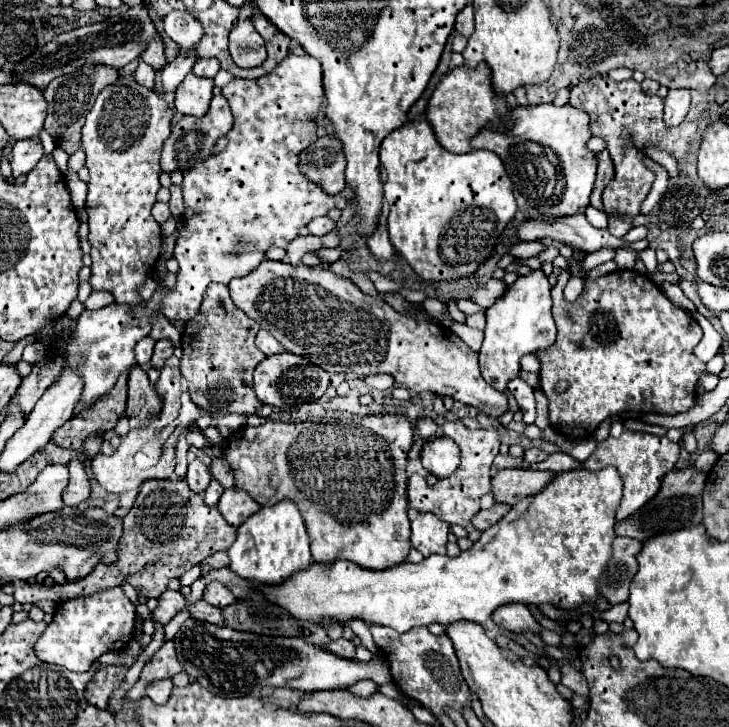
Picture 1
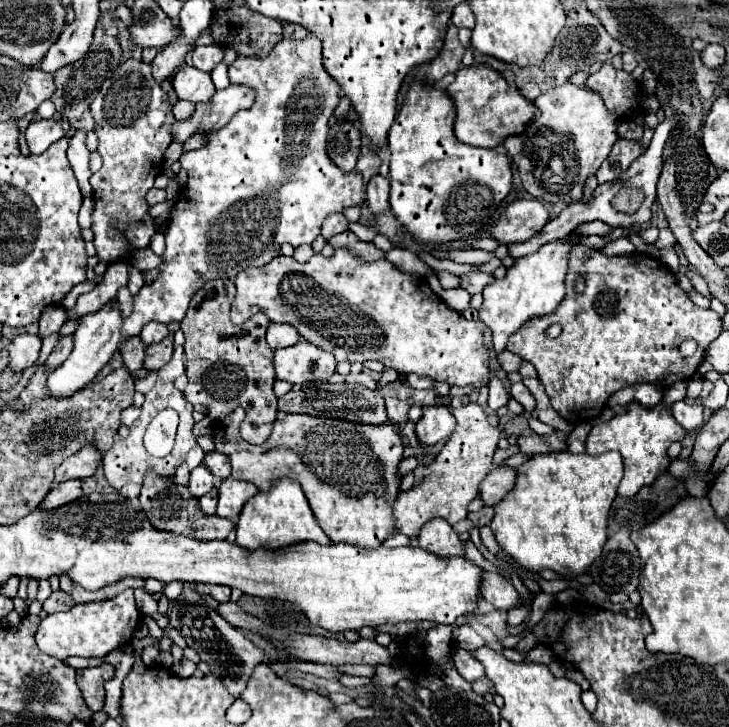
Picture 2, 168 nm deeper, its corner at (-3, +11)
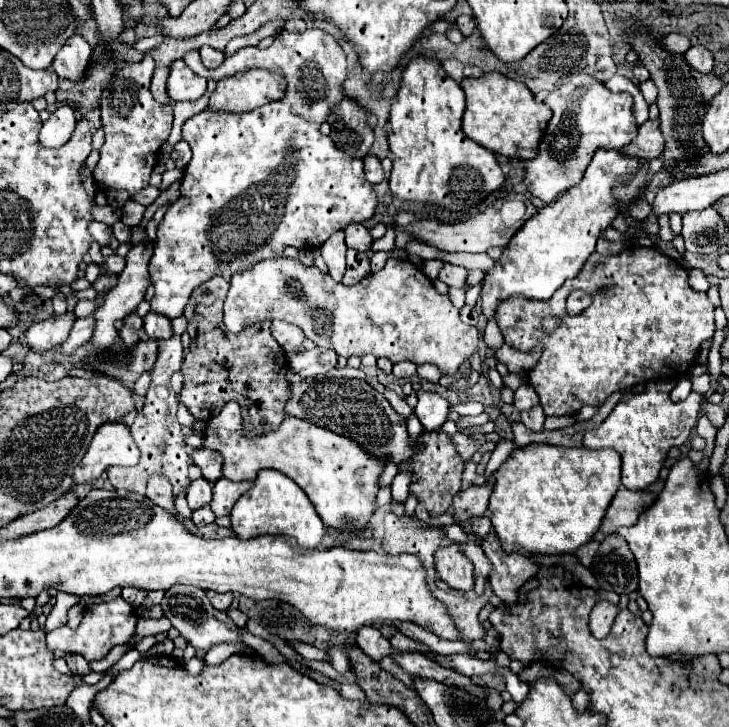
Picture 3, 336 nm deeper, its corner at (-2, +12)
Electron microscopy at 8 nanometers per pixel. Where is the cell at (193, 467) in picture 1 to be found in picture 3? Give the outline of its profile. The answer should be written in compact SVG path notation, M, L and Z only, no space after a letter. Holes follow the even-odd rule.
M202 476L192 480L188 486L188 506L194 510L208 504L210 500L212 500L212 482L208 482Z

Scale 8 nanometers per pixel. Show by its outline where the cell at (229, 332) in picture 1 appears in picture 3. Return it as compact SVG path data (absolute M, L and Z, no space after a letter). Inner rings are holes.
M214 276L194 288L188 300L184 316L188 320L186 332L190 334L190 346L184 354L184 364L180 368L184 374L180 402L190 410L194 418L210 420L212 416L220 414L226 402L236 400L242 408L244 436L264 436L266 432L276 430L286 416L286 358L278 342L270 336L268 320L252 324L238 334L226 332L222 324L222 304L228 294L228 286L228 280L224 280L222 276Z

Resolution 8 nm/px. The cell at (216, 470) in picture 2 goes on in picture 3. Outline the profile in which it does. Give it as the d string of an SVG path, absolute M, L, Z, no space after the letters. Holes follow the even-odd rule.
M198 448L192 450L192 460L196 466L200 466L202 476L210 482L216 482L218 478L222 478L222 456L214 450L208 448Z

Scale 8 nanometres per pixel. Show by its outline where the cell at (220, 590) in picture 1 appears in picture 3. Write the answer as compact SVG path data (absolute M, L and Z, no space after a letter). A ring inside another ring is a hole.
M208 590L206 594L208 594L210 602L212 602L218 610L226 610L226 608L230 606L230 602L234 600L234 596L232 596L232 594L222 594L222 592L216 592L216 594L214 594L214 592L210 592L210 590Z

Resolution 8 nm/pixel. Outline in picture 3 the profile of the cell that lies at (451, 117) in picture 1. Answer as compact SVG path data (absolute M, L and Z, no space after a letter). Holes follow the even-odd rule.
M484 74L480 78L464 78L460 82L466 94L466 112L462 118L464 134L480 146L504 154L508 158L532 158L544 128L552 116L546 104L534 100L532 92L502 74Z

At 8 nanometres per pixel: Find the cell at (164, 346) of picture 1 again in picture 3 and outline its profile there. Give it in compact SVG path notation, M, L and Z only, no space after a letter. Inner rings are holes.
M140 340L132 350L128 350L122 342L116 342L114 348L108 350L92 350L86 354L86 368L96 370L100 374L116 376L128 388L148 370L152 370L158 356L156 340Z

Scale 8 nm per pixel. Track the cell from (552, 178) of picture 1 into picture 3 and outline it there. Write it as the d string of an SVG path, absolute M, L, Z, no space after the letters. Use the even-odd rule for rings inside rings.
M584 74L574 76L570 82L550 92L544 104L552 108L552 118L538 144L536 156L524 160L524 184L532 196L550 204L582 180L582 174L598 148L620 150L632 142L638 126L632 118L630 94L614 94L602 82Z

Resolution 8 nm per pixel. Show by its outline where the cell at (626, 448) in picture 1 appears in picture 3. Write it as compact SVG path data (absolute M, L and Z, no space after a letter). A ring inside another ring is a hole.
M650 380L644 392L622 394L610 416L598 428L584 434L584 448L614 448L620 452L622 486L628 490L648 488L658 478L668 450L672 446L682 446L698 420L698 410L704 396L692 390L688 400L674 404L670 400L670 392L675 385L675 380Z

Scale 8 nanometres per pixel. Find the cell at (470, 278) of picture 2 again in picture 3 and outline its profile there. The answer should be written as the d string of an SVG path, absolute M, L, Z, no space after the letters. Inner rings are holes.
M444 264L438 276L442 282L446 282L450 288L466 288L468 284L468 270L454 264Z

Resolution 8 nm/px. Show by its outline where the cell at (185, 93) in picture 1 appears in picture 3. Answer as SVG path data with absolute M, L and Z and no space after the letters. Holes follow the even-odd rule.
M176 60L170 66L168 76L168 96L172 100L198 100L206 92L206 80L196 76L184 60Z

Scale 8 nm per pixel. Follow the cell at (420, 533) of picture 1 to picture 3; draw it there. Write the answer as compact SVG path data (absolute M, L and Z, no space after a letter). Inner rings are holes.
M452 542L448 546L440 546L434 552L434 564L438 576L456 590L470 590L474 586L474 574L472 564L466 560L466 554L462 554L460 544Z

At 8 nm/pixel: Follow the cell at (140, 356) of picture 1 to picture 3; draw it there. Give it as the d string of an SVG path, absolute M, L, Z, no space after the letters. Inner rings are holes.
M150 312L144 318L144 330L150 338L156 338L156 340L170 338L174 334L172 326L170 326L170 320L166 316L160 316L160 314L154 314L154 312Z

